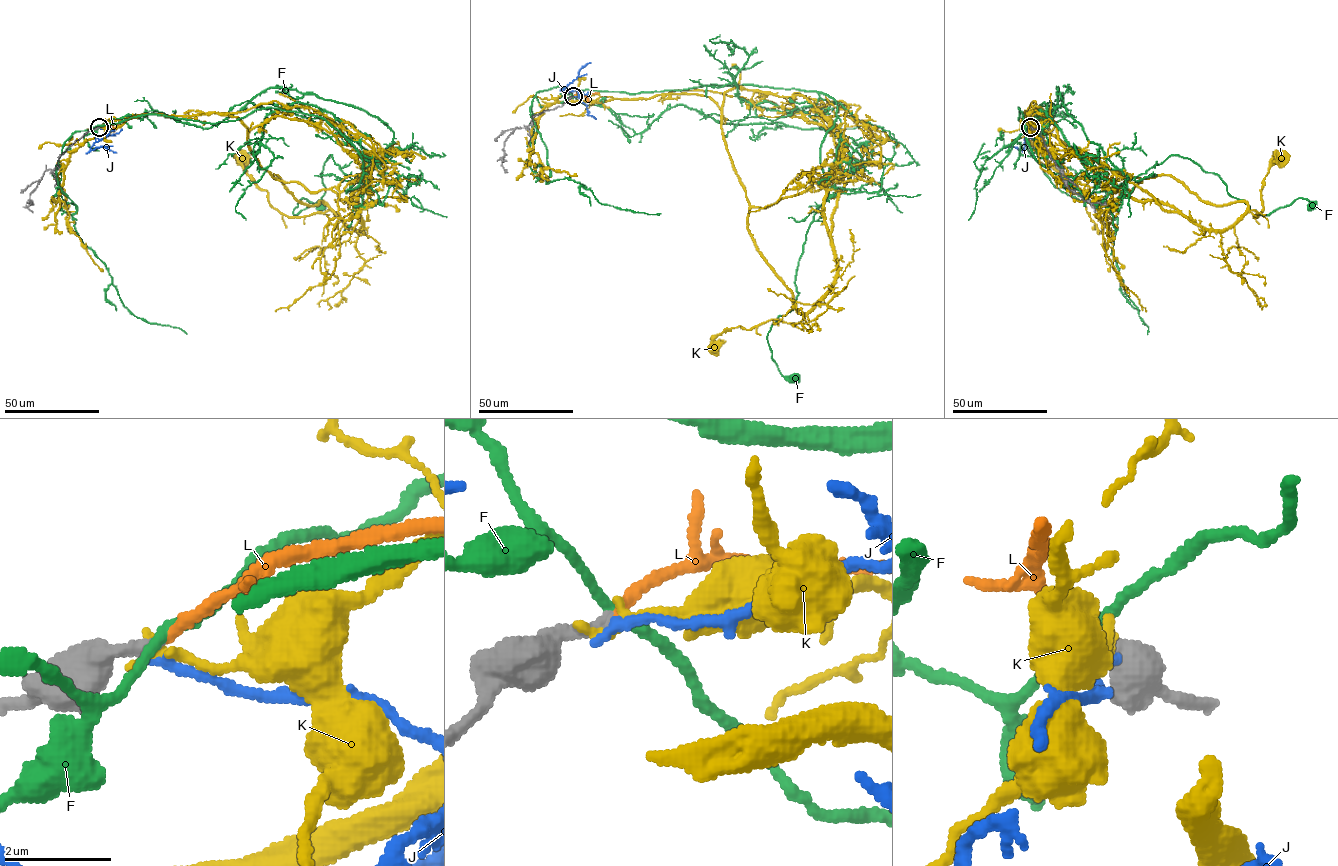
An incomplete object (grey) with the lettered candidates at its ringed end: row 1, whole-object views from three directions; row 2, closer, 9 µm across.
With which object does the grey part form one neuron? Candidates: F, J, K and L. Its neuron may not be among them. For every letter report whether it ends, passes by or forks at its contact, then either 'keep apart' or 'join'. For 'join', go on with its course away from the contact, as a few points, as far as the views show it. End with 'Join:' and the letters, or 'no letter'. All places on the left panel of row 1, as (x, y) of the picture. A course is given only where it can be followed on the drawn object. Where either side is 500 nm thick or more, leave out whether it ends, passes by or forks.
F: it passes by | keep apart
J: it ends | keep apart
K: it ends | keep apart
L: it ends | join | via (99, 127), (125, 120)
Join: L

